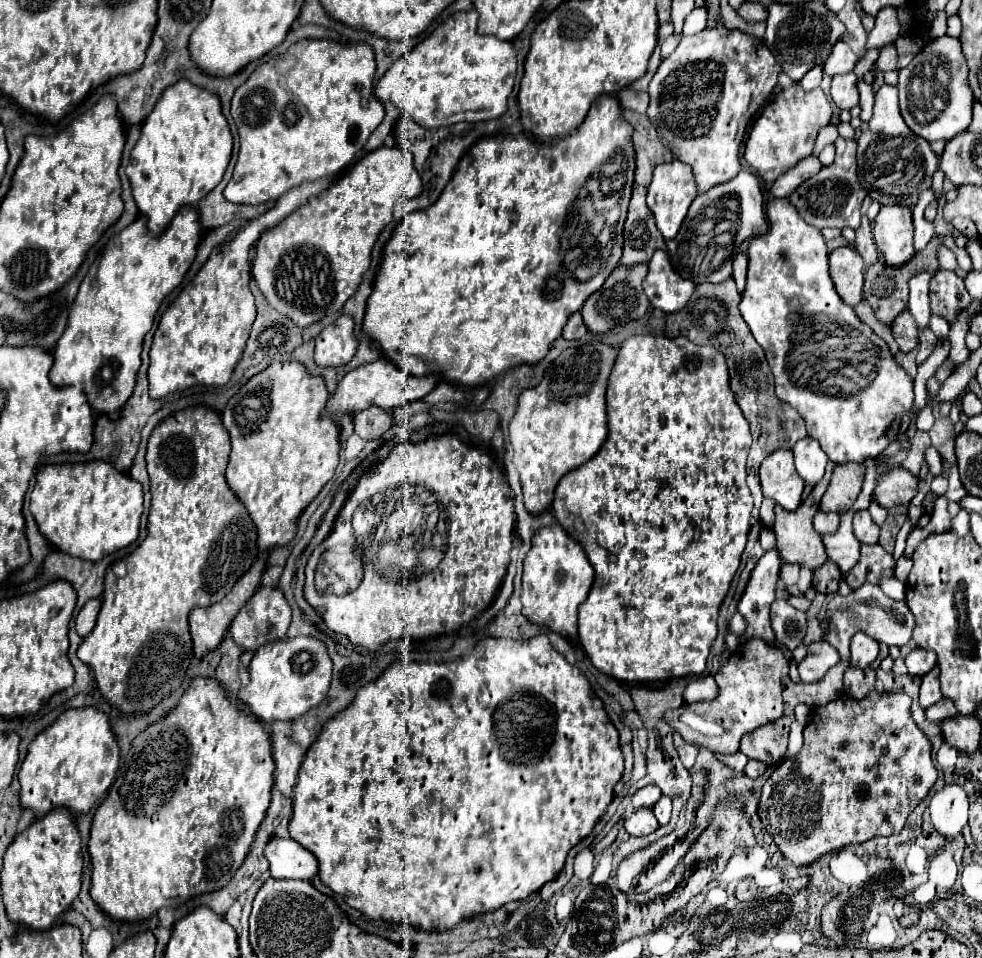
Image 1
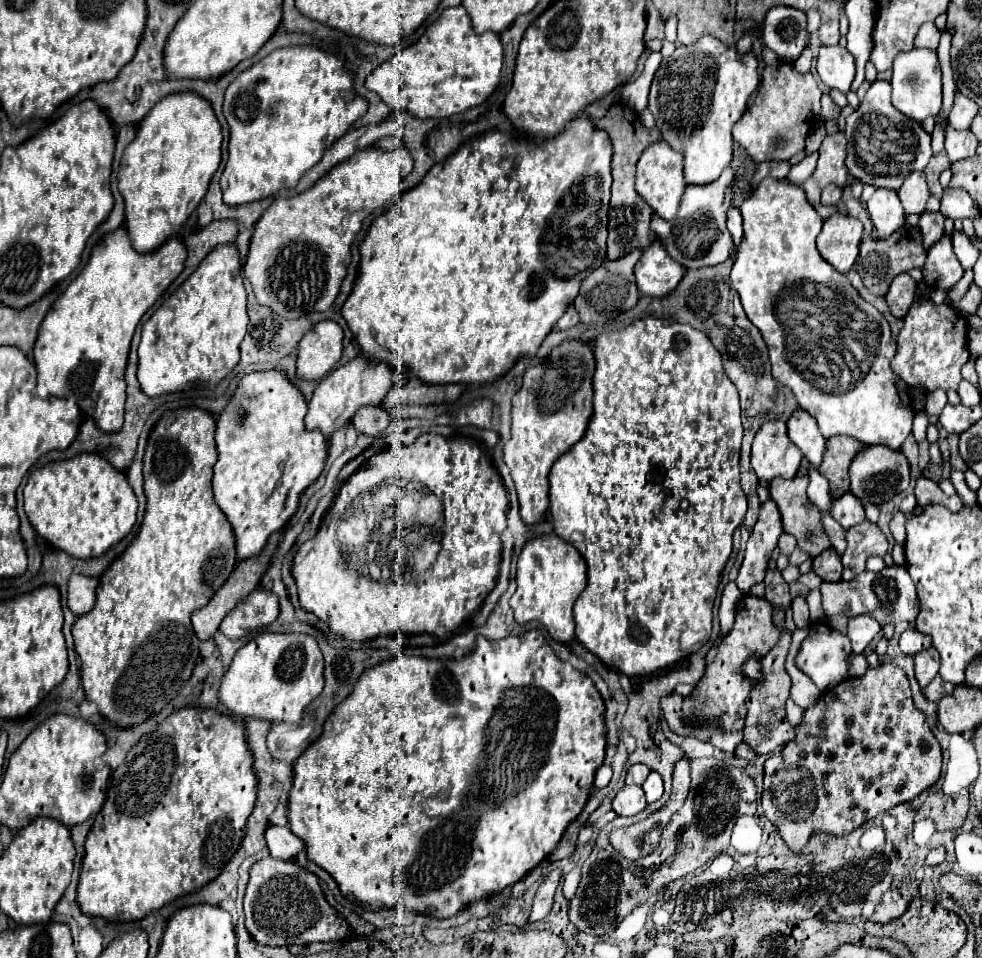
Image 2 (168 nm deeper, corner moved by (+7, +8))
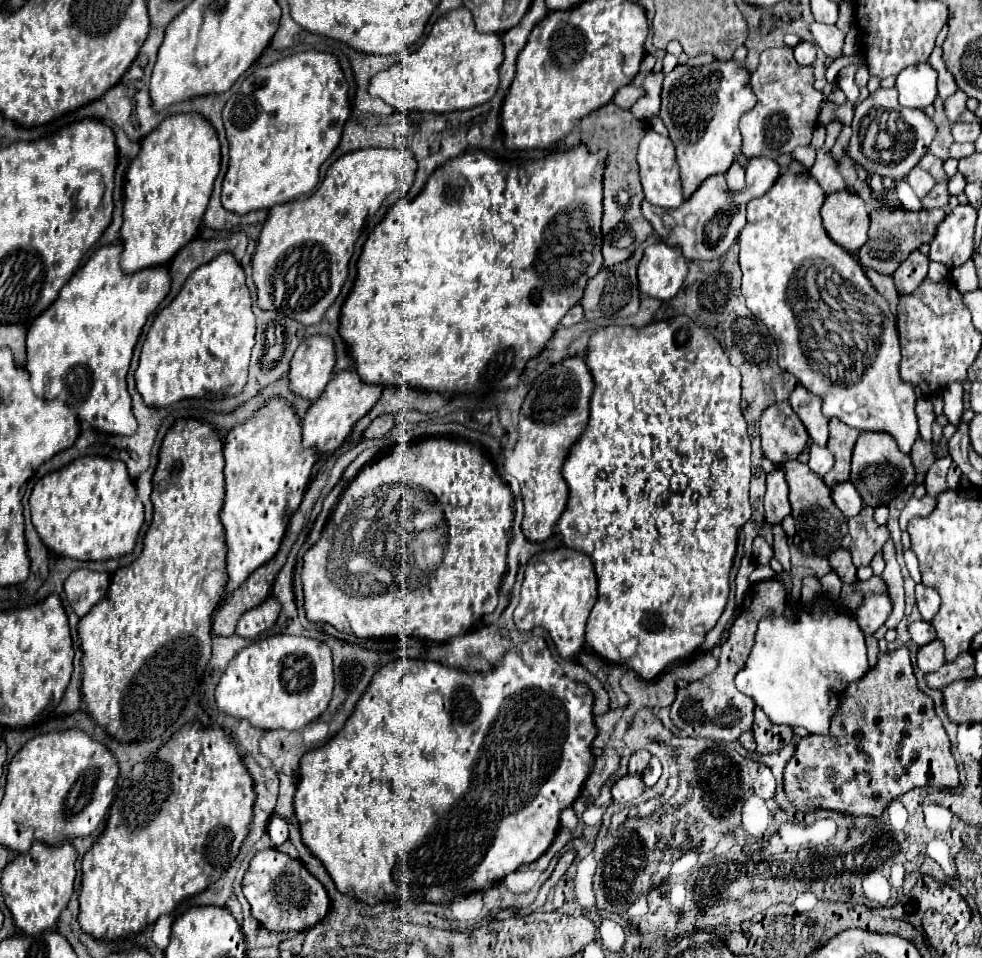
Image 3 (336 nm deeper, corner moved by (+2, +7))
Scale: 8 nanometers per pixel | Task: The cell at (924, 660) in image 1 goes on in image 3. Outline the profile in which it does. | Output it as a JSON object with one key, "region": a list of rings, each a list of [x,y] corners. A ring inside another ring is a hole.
{"region":[[[926,620],[912,622],[912,624],[908,626],[908,630],[910,630],[912,640],[914,640],[918,646],[926,646],[928,642],[932,642],[932,640],[936,638],[936,632],[934,632],[932,624],[930,624],[930,622],[926,622]]]}

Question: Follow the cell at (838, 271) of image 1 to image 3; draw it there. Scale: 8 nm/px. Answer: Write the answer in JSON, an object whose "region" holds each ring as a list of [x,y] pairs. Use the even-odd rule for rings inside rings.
{"region":[[[850,190],[826,194],[822,220],[828,236],[836,240],[836,244],[842,244],[848,252],[860,250],[860,244],[864,244],[868,234],[870,214],[858,194]]]}

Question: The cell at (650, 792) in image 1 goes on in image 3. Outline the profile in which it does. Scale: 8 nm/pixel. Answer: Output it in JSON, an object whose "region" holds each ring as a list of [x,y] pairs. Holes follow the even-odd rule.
{"region":[[[636,750],[632,756],[630,756],[630,762],[628,762],[628,772],[630,774],[642,774],[644,768],[648,766],[652,754],[648,750]]]}

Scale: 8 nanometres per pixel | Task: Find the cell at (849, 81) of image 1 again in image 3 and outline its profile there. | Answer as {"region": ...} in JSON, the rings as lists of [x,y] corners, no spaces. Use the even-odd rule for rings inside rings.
{"region":[[[812,22],[810,32],[814,42],[822,48],[822,52],[830,58],[842,56],[842,44],[844,44],[844,32],[838,30],[836,24],[824,24],[824,22]]]}

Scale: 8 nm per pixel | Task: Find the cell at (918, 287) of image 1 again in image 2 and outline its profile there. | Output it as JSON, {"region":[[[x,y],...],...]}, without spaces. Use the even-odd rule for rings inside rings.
{"region":[[[921,213],[919,229],[923,233],[925,249],[931,249],[943,237],[943,223],[945,217],[941,213]]]}

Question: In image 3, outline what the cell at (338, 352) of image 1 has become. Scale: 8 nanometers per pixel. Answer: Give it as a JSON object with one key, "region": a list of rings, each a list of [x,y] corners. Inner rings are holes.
{"region":[[[310,336],[290,360],[288,388],[296,396],[316,402],[332,378],[334,362],[334,342],[328,336]]]}

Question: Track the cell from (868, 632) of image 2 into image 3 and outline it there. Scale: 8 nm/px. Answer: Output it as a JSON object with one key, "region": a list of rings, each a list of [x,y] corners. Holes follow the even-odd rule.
{"region":[[[876,592],[872,596],[866,596],[856,610],[856,620],[866,636],[874,634],[890,616],[892,612],[892,598],[890,592]]]}

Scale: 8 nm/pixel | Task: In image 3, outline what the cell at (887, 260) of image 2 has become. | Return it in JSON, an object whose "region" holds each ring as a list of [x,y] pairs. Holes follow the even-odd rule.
{"region":[[[874,174],[870,178],[870,188],[874,192],[874,198],[878,204],[874,204],[870,218],[870,232],[868,232],[868,240],[866,244],[858,250],[858,260],[864,268],[874,268],[878,272],[886,272],[886,274],[894,274],[894,270],[900,266],[900,262],[904,262],[912,250],[920,248],[924,242],[932,240],[932,232],[936,232],[936,226],[942,220],[942,210],[906,210],[902,204],[892,208],[886,202],[886,194],[888,190],[882,184],[882,178],[878,174]]]}

